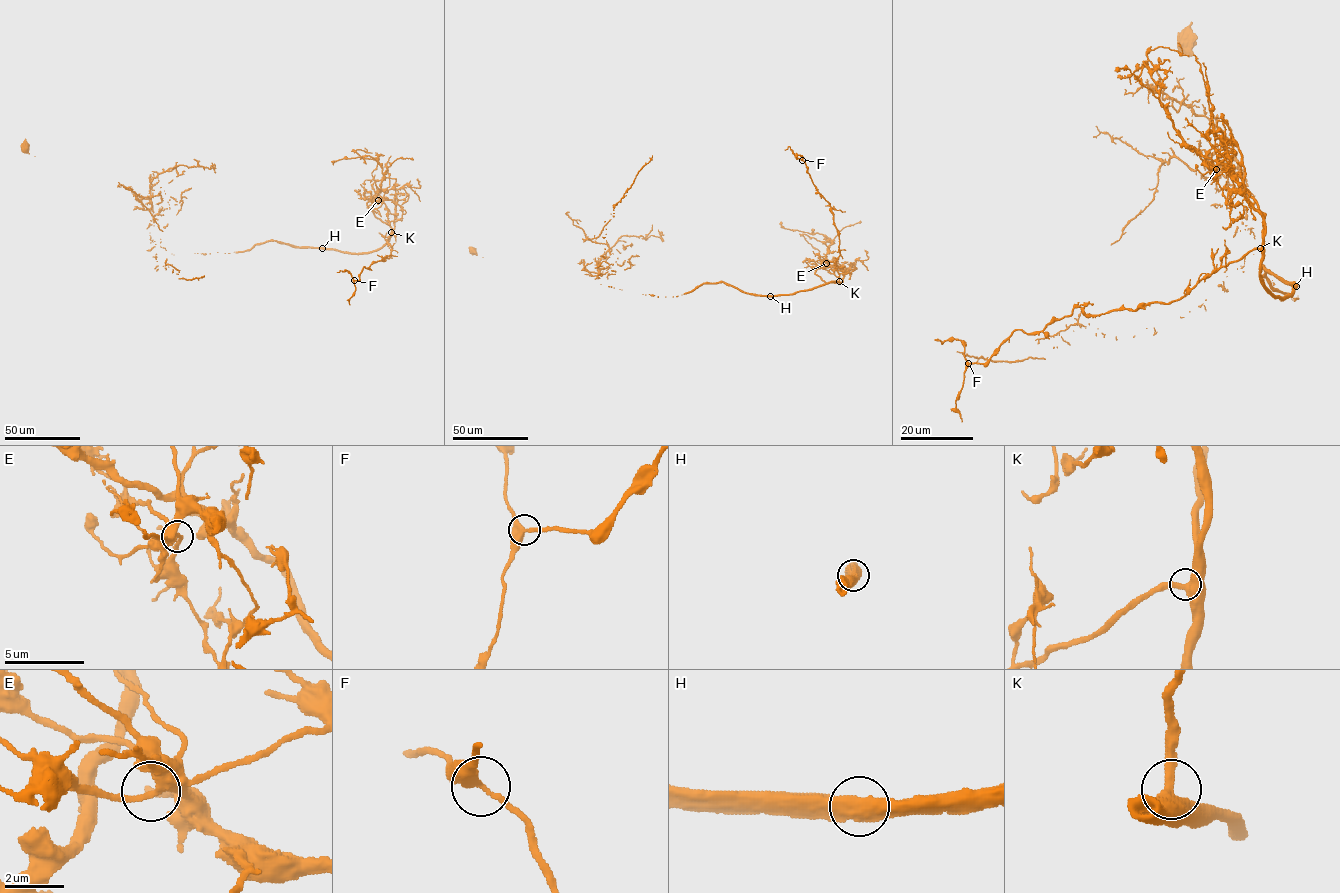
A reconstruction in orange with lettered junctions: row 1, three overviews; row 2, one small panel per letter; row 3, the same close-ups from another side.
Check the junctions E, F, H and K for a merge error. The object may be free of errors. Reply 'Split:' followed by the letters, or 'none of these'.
Split: none of these

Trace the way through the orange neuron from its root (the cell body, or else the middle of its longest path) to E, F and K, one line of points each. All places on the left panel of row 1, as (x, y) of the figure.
E: (25, 147), (160, 195), (147, 229), (165, 250), (276, 240), (368, 253), (394, 227), (395, 204), (378, 200)
F: (25, 147), (160, 195), (147, 229), (165, 250), (276, 240), (368, 253), (391, 233), (390, 257), (354, 280)
K: (25, 147), (160, 195), (147, 229), (165, 250), (276, 240), (368, 253), (391, 232)

